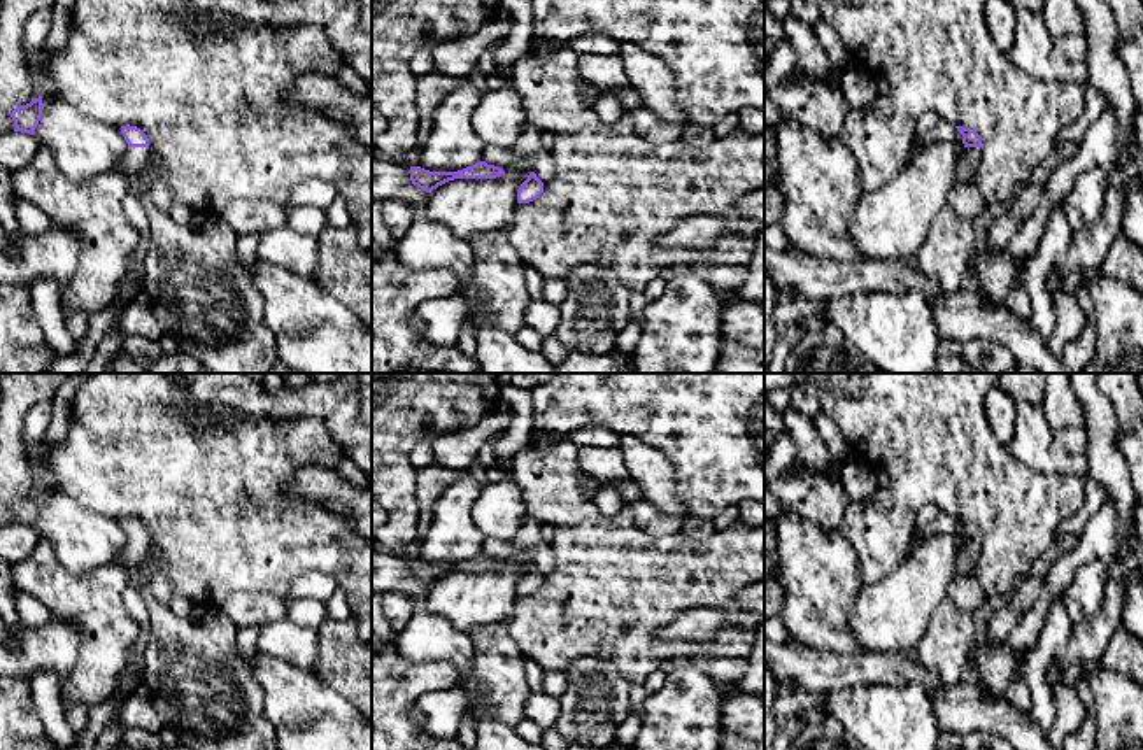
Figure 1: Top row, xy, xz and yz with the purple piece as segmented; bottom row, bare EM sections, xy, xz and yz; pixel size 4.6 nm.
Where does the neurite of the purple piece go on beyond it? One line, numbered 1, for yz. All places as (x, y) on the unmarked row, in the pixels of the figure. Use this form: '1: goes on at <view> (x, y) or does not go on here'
1: goes on at yz (973, 547)

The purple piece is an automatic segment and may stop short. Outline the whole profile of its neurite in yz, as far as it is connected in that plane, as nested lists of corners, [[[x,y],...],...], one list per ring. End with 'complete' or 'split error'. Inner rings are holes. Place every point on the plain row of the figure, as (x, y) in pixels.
[[[955,519],[955,520],[962,527],[964,554],[978,555],[985,547],[980,527],[971,520],[964,519]]]; split error

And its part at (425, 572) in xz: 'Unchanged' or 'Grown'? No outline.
Unchanged

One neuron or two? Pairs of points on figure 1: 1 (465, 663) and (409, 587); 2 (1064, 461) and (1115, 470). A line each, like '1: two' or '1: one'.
1: one
2: two

